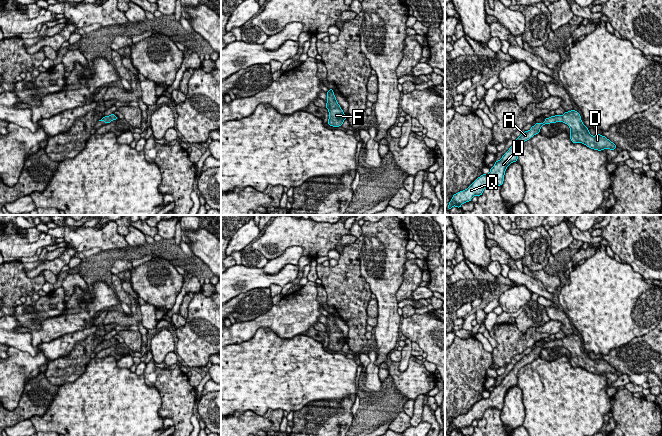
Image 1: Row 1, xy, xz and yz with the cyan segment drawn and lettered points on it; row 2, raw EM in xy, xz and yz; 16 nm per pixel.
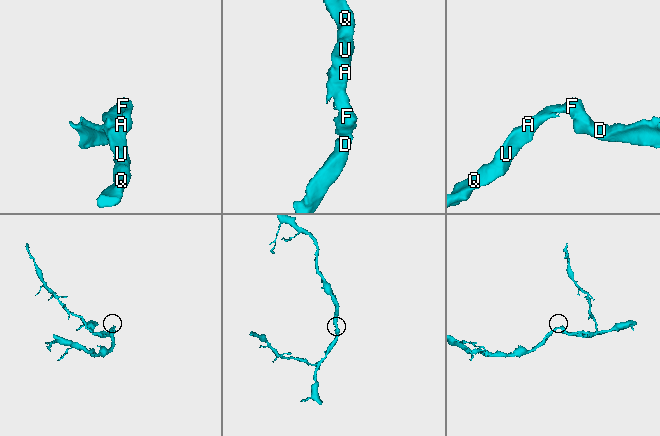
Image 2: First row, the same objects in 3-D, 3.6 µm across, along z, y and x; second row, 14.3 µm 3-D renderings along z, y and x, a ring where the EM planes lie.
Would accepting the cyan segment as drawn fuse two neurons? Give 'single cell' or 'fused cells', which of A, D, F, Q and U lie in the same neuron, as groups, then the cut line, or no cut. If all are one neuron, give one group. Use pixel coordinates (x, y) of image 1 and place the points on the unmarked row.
single cell; A D F Q U; no cut

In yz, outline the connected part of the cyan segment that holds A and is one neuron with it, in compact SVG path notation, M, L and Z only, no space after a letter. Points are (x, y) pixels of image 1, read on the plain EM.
M574 333L565 336L563 339L555 339L546 342L543 347L536 347L530 354L523 356L512 368L509 374L496 385L494 390L490 392L489 398L483 398L478 401L466 414L453 418L449 426L448 433L453 430L460 432L463 427L470 426L474 420L481 420L485 411L489 408L501 410L504 405L506 392L513 386L517 386L517 374L525 365L534 359L540 357L540 353L545 348L563 346L570 352L570 363L572 367L582 367L594 374L610 373L615 374L617 370L607 363L605 360L597 358L592 360L588 352L582 347L580 338Z

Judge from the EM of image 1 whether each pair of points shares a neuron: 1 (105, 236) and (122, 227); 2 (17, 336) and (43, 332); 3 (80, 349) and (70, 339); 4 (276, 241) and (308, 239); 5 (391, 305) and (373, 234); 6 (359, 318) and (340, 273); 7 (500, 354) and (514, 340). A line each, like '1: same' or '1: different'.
1: different
2: different
3: different
4: same
5: same
6: same
7: same

